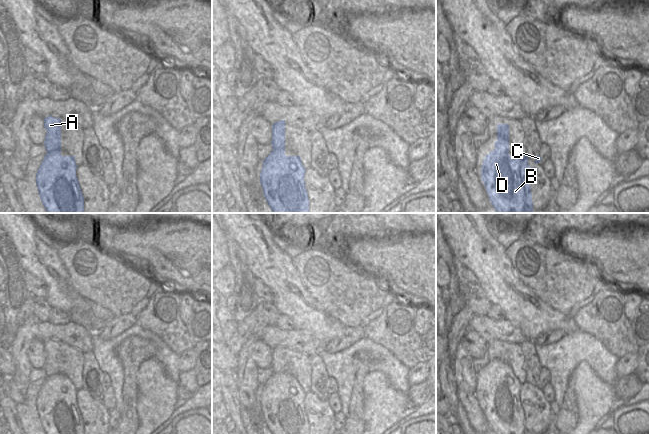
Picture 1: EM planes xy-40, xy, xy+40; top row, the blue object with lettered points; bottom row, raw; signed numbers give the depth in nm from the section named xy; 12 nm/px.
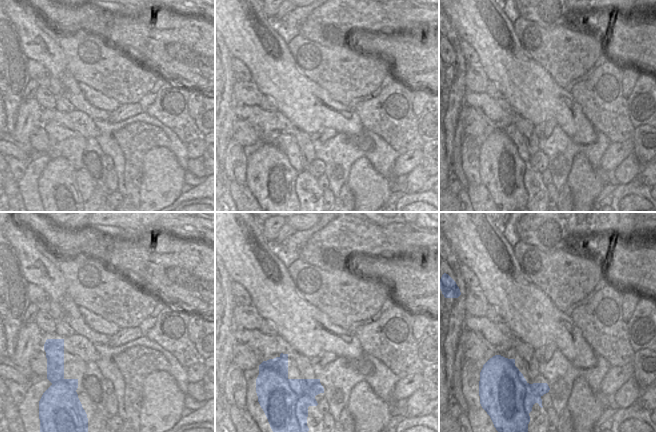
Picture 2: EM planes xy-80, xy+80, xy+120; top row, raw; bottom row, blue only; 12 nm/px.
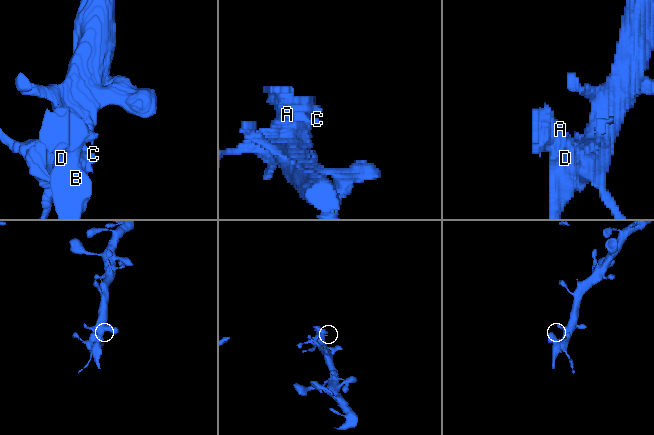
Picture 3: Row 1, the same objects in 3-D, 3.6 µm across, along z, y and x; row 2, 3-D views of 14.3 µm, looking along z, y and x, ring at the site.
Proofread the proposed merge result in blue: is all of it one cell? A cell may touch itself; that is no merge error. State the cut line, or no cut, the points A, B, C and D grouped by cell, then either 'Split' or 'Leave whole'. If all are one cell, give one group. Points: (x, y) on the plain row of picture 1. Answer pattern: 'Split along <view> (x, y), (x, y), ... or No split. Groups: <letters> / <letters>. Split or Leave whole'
Split along xy-40 (60, 373), (47, 376). Groups: A / B C D. Split

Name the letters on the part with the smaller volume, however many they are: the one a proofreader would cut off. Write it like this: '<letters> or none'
A

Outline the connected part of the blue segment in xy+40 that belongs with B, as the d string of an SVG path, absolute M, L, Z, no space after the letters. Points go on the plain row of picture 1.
M495 366L495 373L483 383L481 403L495 434L533 434L529 396L538 394L530 391L528 380L510 380L509 368Z

